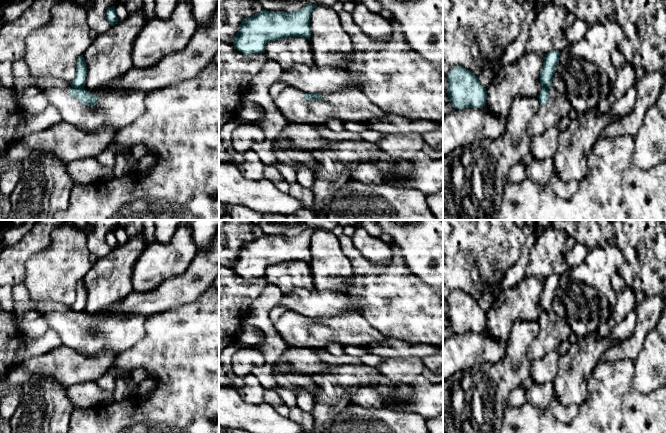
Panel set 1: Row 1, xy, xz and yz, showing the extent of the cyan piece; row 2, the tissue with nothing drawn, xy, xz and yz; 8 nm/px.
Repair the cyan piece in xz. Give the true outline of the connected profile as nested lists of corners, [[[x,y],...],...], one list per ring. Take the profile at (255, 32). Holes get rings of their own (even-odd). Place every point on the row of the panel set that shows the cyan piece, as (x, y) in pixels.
[[[307,4],[298,11],[262,10],[244,18],[233,38],[234,47],[244,55],[264,53],[268,43],[291,37],[309,39],[310,18],[315,4]]]

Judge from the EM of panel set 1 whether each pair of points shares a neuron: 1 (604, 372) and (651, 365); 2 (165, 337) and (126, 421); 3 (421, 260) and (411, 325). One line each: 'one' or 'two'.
1: two
2: one
3: two

